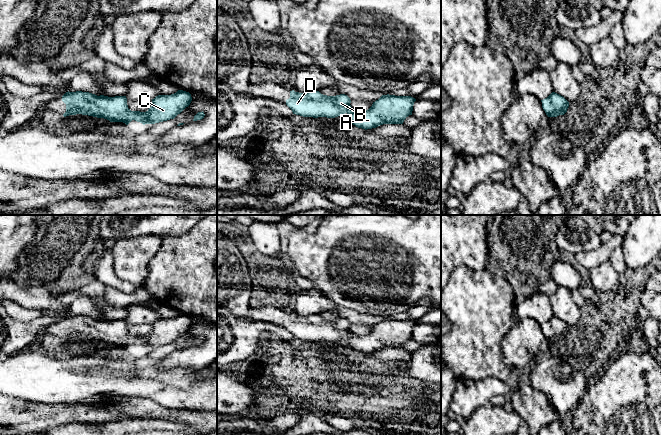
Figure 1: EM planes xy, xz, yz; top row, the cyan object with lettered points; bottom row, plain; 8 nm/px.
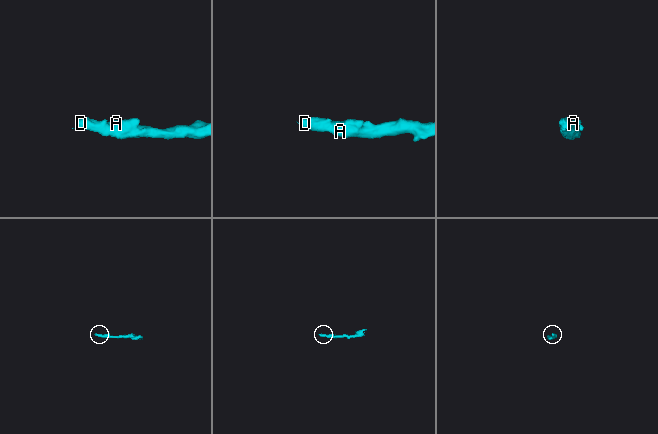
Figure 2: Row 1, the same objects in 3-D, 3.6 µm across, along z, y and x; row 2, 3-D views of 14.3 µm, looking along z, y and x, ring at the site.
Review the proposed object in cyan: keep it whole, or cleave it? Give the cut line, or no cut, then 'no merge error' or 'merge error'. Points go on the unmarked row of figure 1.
no cut | no merge error

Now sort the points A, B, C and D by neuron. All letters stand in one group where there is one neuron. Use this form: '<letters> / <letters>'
A B C D

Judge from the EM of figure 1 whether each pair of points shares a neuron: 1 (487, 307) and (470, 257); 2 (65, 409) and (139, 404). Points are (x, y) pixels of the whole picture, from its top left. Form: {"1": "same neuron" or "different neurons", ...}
{"1": "different neurons", "2": "same neuron"}

